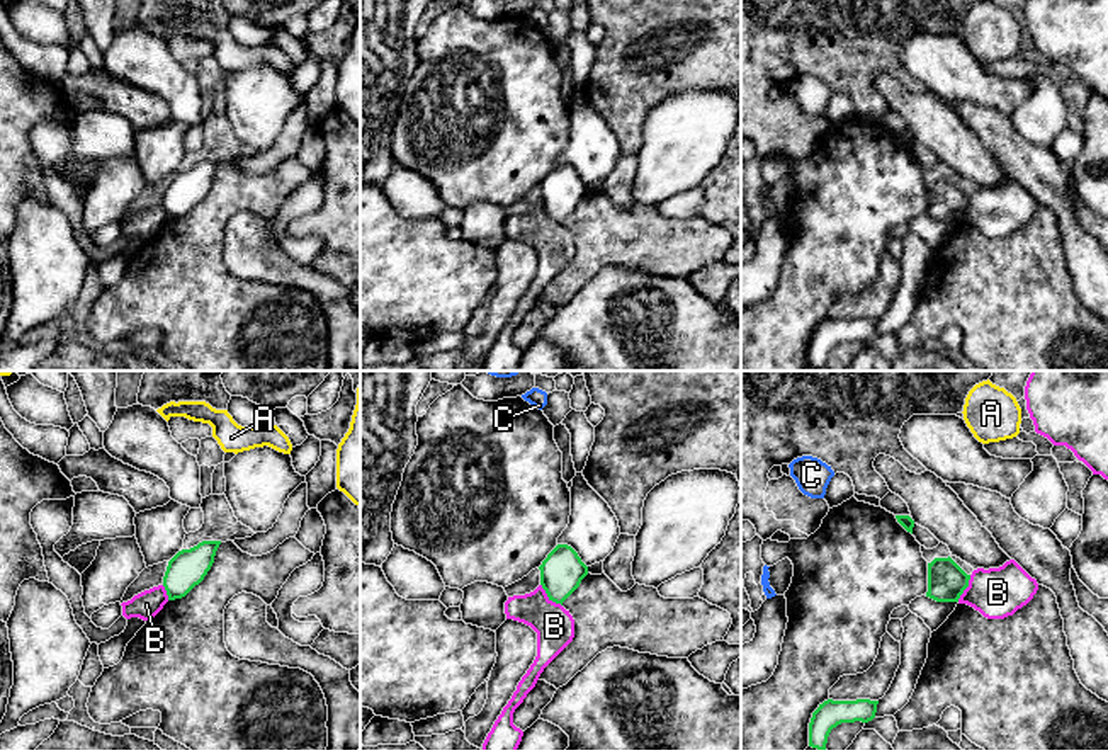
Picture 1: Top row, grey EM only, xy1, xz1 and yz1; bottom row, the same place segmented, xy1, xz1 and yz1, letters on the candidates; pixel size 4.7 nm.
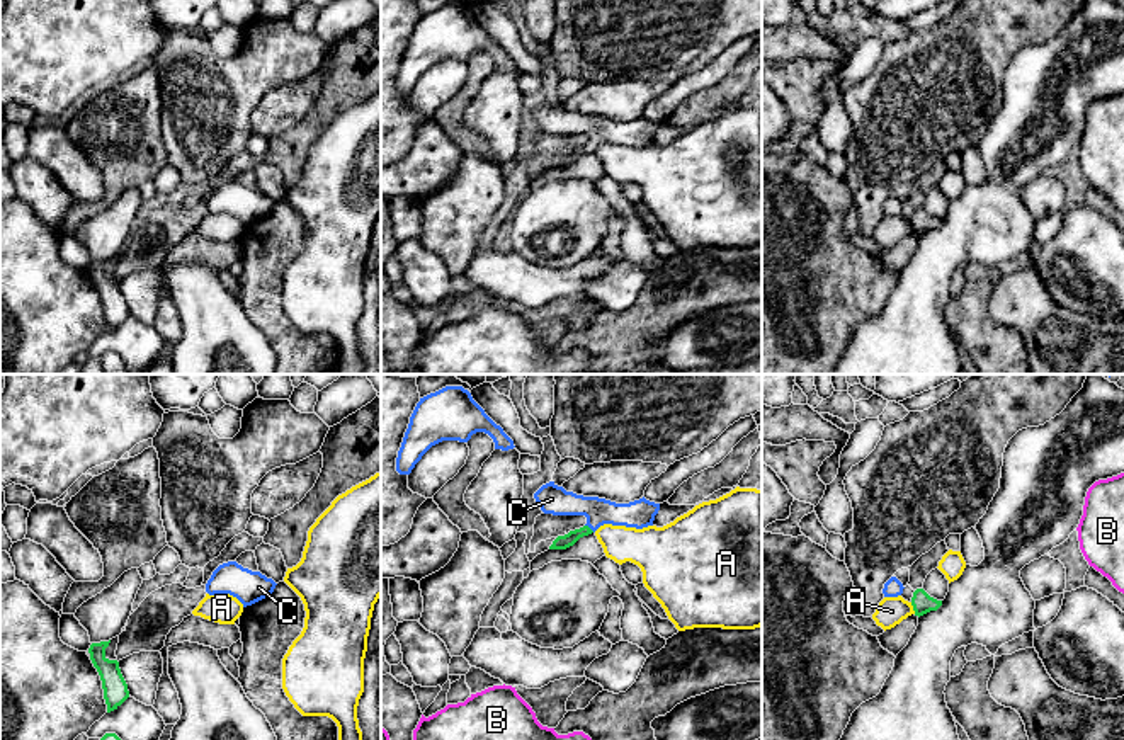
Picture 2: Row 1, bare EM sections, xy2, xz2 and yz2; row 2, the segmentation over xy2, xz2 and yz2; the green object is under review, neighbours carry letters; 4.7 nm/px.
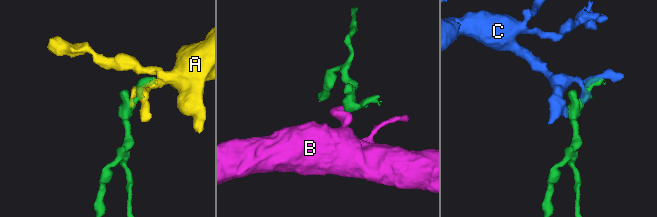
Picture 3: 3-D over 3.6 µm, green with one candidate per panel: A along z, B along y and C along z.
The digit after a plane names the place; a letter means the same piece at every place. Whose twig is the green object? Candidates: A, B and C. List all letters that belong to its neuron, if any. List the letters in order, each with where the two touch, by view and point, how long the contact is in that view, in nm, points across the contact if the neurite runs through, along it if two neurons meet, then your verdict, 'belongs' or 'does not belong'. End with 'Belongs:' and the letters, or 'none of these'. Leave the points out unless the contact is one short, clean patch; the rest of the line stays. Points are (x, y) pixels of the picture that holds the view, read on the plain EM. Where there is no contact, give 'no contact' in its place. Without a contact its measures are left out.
A: contact yz2 (913, 227); length 60 nm; border yz2 (910, 222), (915, 232); does not belong
B: contact xz1 (549, 216); length 150 nm; border xz1 (541, 203), (544, 211), (561, 225); does not belong
C: contact xz2 (589, 147); length 60 nm; way xz2 (568, 159), (589, 147), (579, 125), (551, 118); belongs
Belongs: C

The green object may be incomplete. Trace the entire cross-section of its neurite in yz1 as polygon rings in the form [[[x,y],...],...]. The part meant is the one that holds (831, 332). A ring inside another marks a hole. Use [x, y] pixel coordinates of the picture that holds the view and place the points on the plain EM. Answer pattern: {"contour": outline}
{"contour": [[[828,318],[812,332],[809,342],[809,366],[826,369],[828,355],[841,342],[868,342],[875,337],[879,320],[833,320]]]}

